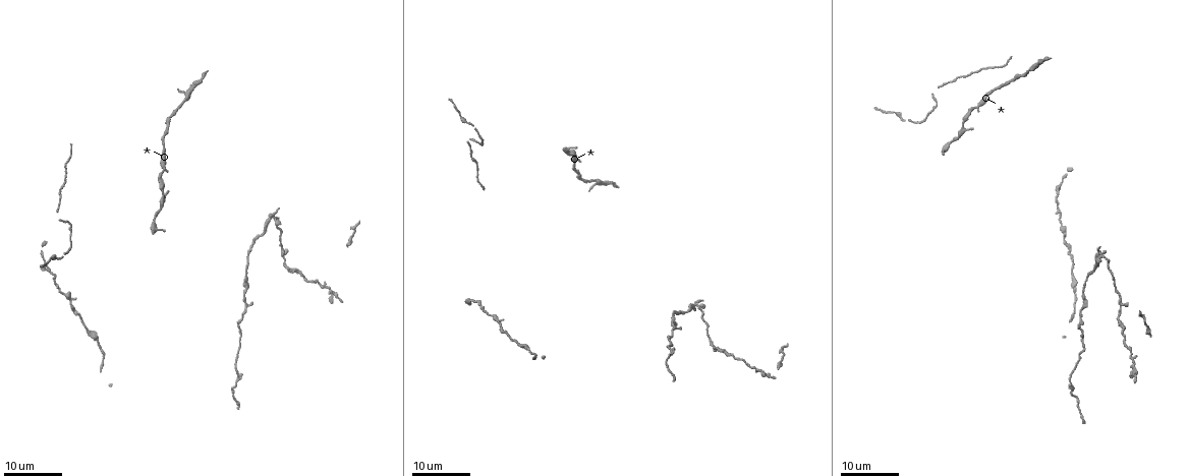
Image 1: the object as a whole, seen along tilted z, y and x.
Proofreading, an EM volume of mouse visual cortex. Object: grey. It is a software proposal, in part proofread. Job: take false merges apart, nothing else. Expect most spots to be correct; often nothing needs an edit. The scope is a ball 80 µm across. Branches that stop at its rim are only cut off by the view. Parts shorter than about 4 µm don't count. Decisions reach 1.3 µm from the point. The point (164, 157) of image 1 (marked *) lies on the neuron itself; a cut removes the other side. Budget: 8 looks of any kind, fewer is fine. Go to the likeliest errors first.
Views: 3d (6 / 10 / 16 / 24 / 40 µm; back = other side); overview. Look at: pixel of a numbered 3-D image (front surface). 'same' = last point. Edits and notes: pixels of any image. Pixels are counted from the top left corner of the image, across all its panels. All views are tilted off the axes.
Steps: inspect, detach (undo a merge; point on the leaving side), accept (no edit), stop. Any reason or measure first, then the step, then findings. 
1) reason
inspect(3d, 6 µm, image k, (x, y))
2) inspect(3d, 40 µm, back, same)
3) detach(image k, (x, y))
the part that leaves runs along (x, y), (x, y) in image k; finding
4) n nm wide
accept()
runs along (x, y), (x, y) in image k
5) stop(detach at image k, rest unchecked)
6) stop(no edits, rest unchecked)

small branch off a trunk
inspect(3d, 24 µm, image 1, (1098, 252))

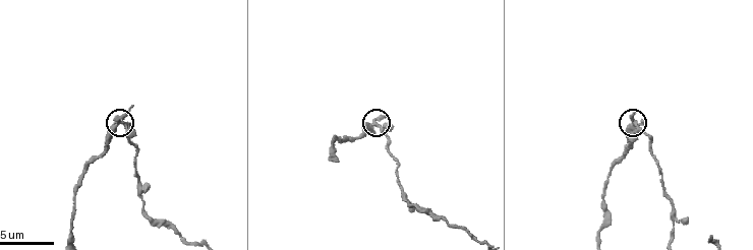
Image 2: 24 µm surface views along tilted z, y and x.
closer look
inspect(3d, 6 µm, image 2, (115, 126))

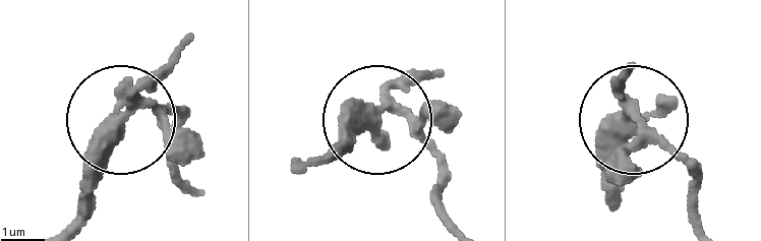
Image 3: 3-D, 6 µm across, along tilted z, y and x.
detach(image 3, (182, 146))
the part that leaves runs along (140, 103), (178, 121), (187, 190) in image 3; a second neuron is stuck on

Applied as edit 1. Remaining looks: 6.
inspect(overview)

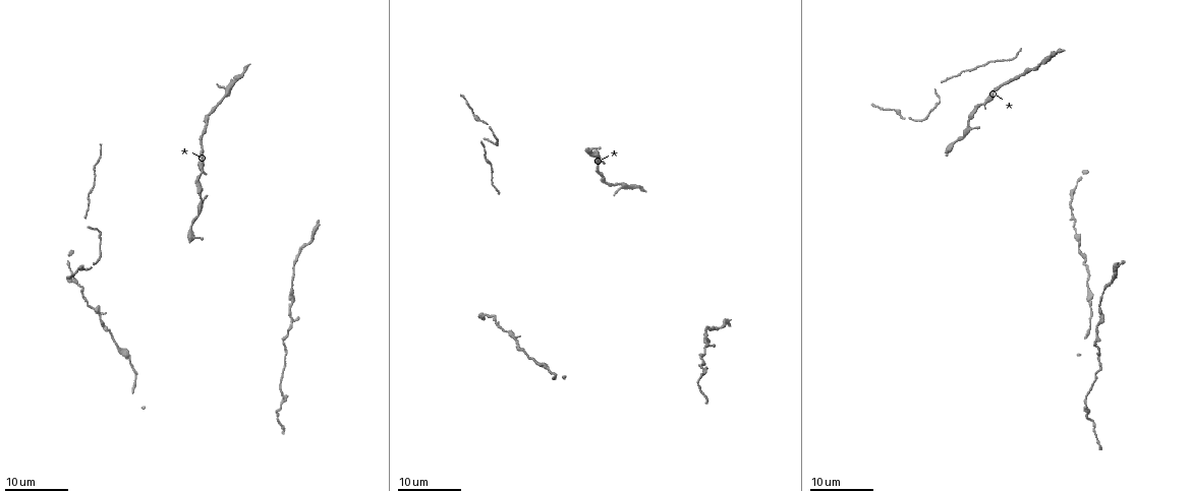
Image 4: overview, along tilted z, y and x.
branch point
inspect(3d, 24 µm, image 4, (972, 130))

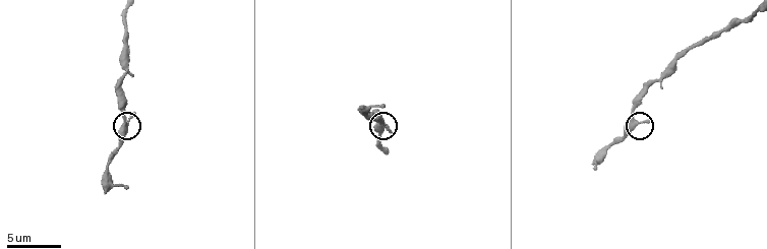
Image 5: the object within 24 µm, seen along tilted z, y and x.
inspect(3d, 6 µm, image 5, (636, 123))

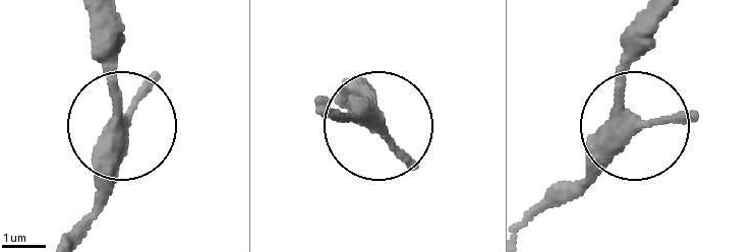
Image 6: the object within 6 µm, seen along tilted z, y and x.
side arm 35 µm
accept()
runs along (99, 20), (123, 141), (71, 237) in image 6; one neuron here

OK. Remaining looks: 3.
thick turns thin
inspect(3d, 10 µm, image 5, (102, 185))

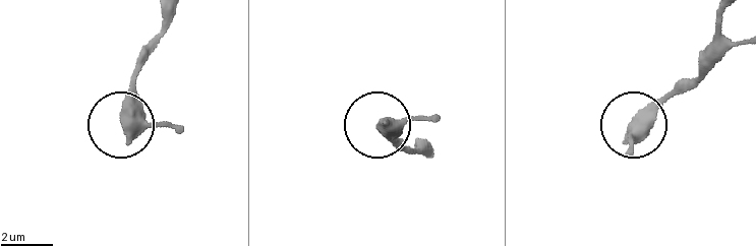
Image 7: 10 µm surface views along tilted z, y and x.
inspect(3d, 6 µm, image 7, (381, 125))

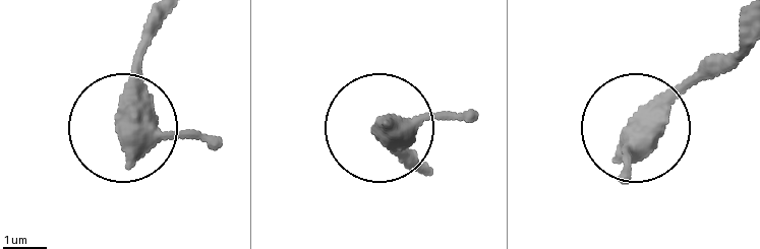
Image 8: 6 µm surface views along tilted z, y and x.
accept()
runs along (741, 58), (635, 130) in image 8; one neuron here

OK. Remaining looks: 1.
stop(detach at image 3, rest unchecked)

